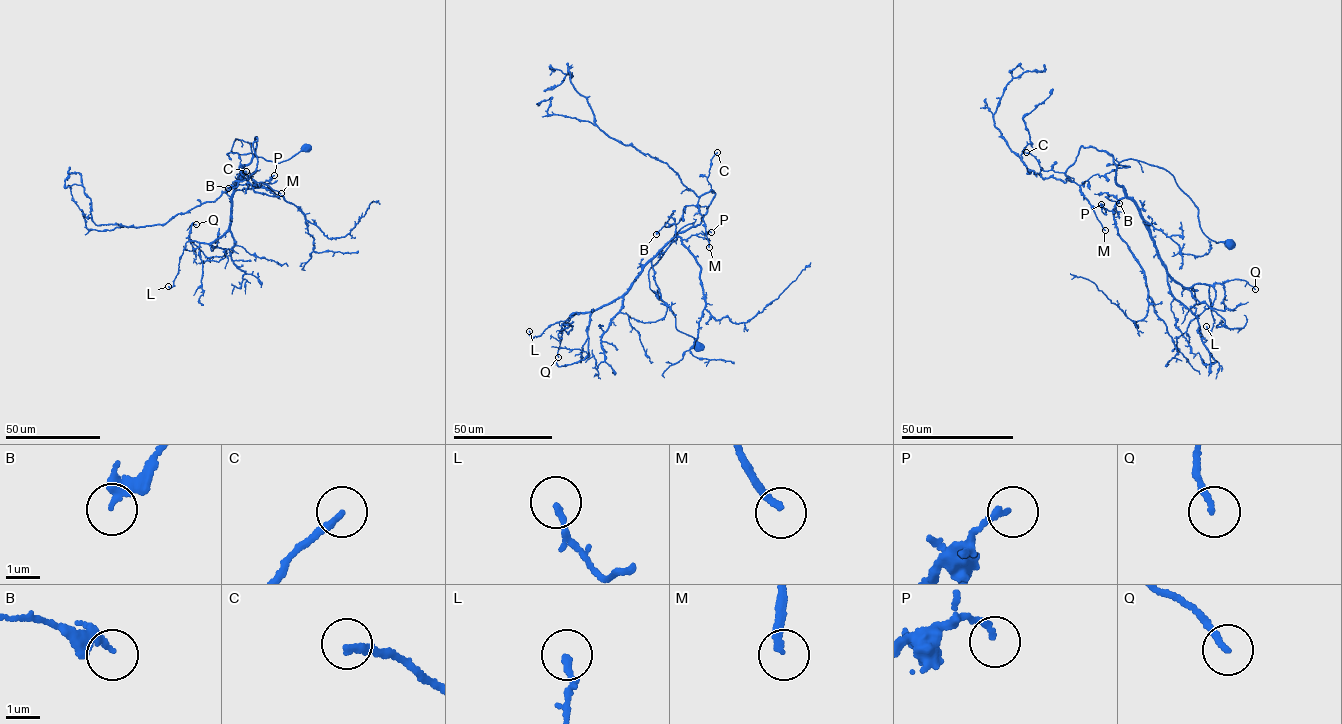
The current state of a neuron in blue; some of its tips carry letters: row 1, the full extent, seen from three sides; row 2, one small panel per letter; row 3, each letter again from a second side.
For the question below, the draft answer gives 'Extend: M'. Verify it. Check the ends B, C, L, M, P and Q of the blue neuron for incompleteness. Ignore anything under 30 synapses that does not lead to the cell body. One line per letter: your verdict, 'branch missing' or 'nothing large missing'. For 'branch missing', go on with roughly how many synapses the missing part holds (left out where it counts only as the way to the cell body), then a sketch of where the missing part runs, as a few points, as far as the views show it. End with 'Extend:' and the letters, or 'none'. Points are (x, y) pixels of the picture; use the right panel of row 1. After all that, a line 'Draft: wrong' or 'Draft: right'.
B: nothing large missing
C: nothing large missing
L: nothing large missing
M: branch missing | 50 syn | (1105, 230), (1117, 241), (1147, 295)
P: nothing large missing
Q: nothing large missing
Extend: M
Draft: right

